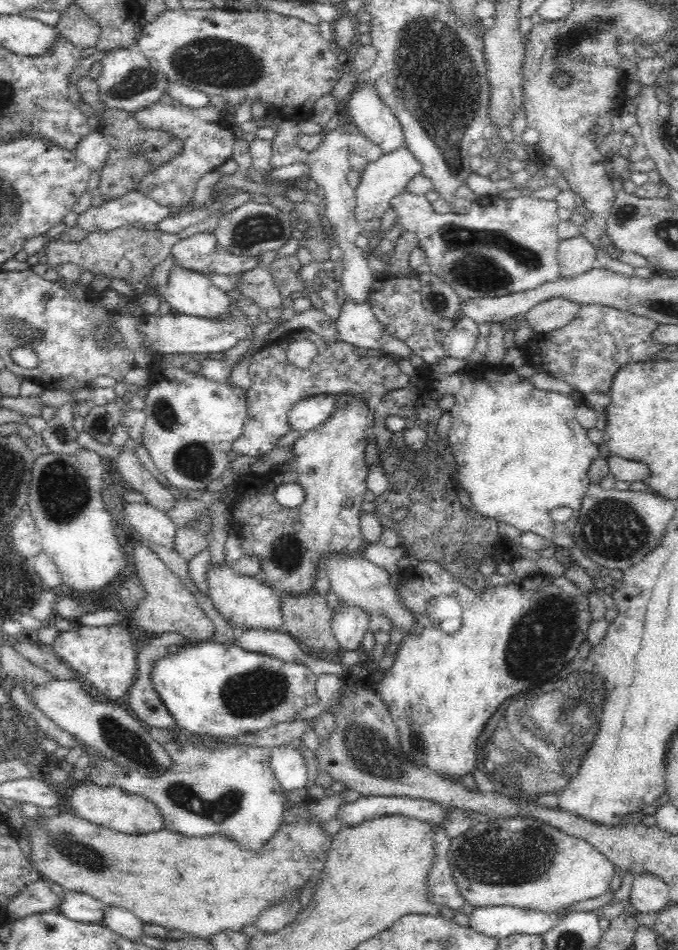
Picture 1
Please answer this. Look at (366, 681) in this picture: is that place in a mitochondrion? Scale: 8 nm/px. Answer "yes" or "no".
no

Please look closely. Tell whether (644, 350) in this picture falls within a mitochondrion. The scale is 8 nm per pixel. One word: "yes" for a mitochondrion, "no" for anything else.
no

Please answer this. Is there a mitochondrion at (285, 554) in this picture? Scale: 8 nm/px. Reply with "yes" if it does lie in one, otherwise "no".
yes

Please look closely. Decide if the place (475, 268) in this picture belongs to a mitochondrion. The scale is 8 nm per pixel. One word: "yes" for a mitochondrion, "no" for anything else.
yes

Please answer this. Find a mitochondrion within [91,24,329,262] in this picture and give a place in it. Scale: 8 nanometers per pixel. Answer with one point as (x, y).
(206, 61)

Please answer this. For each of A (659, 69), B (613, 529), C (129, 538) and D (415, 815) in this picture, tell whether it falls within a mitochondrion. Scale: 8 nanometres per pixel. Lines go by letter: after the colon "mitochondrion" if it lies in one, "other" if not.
A: other
B: mitochondrion
C: other
D: other

